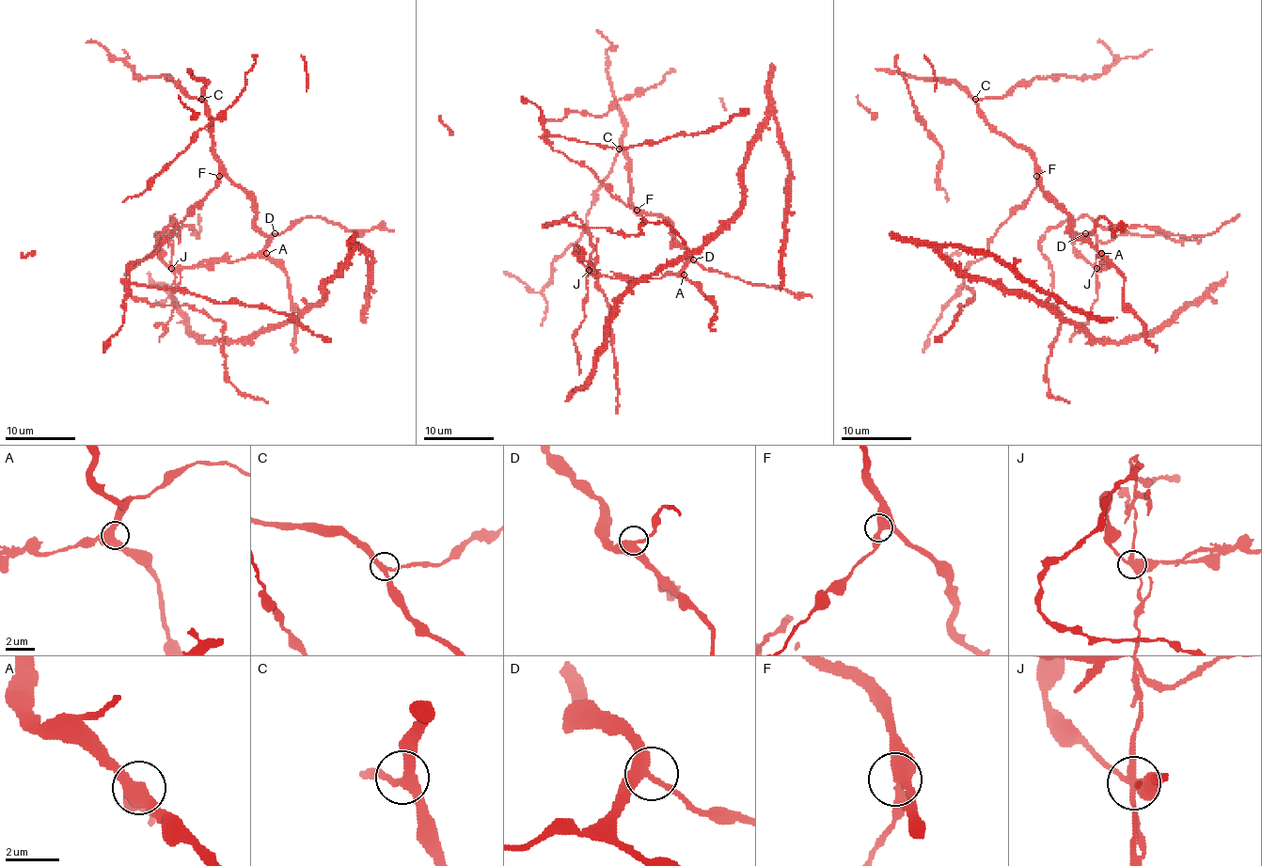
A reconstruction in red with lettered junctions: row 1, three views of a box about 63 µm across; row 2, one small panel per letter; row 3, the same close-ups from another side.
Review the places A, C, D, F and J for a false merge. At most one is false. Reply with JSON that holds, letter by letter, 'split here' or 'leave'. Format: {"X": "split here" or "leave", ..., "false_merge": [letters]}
{"A": "leave", "C": "leave", "D": "leave", "F": "leave", "J": "split here", "false_merge": ["J"]}

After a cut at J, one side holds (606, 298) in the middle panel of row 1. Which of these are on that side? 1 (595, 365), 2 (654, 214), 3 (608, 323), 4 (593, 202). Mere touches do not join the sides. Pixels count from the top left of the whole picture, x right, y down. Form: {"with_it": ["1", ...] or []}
{"with_it": []}

